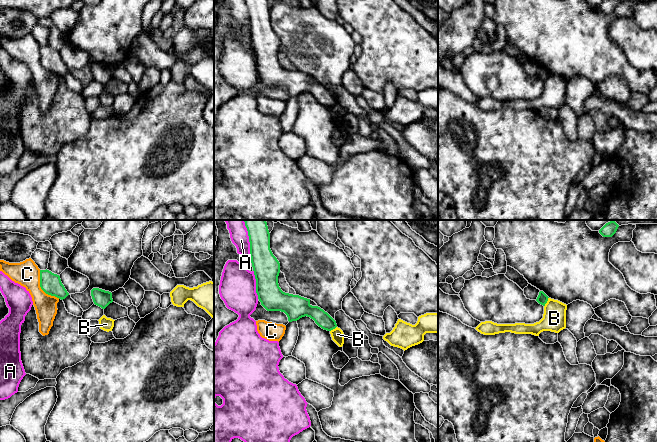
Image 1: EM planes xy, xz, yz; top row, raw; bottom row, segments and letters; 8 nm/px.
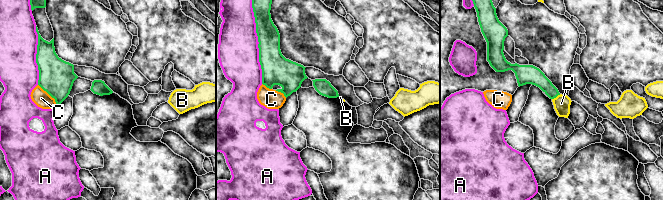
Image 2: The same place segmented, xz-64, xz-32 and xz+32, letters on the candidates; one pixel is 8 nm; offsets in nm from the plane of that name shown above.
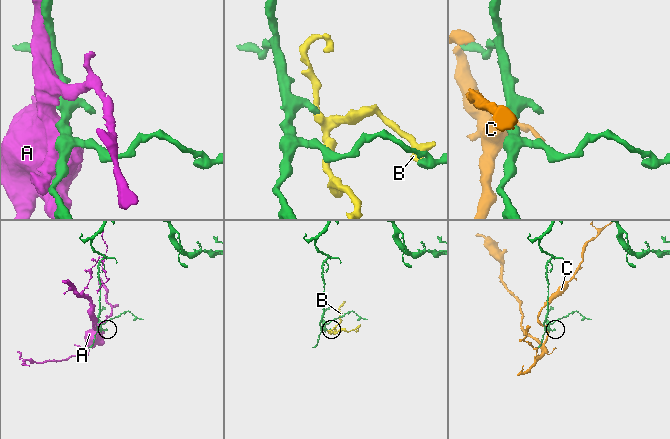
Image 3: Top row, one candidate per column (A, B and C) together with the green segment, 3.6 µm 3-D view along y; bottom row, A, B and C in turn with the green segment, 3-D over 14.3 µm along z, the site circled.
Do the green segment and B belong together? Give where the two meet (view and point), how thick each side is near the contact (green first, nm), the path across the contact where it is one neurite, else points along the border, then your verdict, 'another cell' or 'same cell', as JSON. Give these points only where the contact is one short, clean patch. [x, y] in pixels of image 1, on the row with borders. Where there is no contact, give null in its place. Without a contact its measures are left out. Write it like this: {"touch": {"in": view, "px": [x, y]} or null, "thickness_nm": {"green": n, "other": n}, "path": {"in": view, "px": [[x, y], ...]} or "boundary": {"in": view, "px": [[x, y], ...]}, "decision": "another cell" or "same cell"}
{"touch": {"in": "yz", "px": [546, 302]}, "thickness_nm": {"green": 90, "other": 190}, "boundary": {"in": "yz", "px": [[548, 297], [544, 306]]}, "decision": "another cell"}

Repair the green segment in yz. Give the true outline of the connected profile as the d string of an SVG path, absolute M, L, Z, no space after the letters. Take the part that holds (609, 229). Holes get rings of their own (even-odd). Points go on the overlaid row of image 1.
M611 220L610 222L606 223L600 230L599 233L603 236L603 237L612 237L617 229L618 229L619 225L614 221Z

